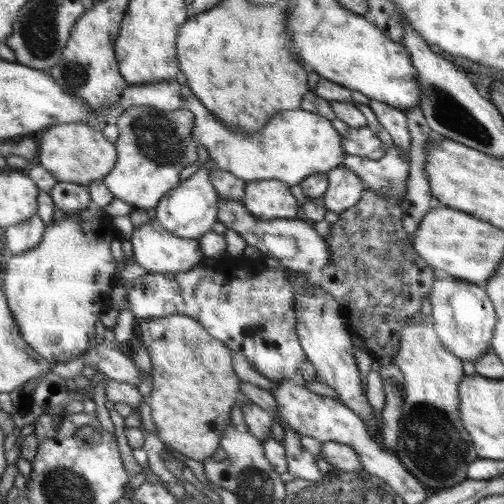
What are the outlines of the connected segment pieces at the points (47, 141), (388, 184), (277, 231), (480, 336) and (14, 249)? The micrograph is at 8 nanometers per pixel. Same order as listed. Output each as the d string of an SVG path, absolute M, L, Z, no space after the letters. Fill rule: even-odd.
M58 124L48 127L37 135L39 165L42 166L57 182L70 182L88 186L104 180L113 171L118 153L116 145L108 142L94 127L87 124Z
M393 144L393 148L384 151L382 158L379 160L369 160L346 153L343 156L343 166L352 170L362 181L366 182L366 189L370 189L371 192L375 192L379 196L385 196L387 199L397 198L401 201L406 187L408 187L409 158L402 157L399 152L401 151L398 151Z
M220 200L217 211L218 222L226 228L235 230L246 240L246 244L255 246L261 253L280 260L283 268L290 271L310 273L311 270L321 270L330 261L330 248L326 240L314 230L311 222L302 217L296 219L256 219L243 206L240 200Z
M437 275L429 294L434 330L440 342L462 362L474 361L492 350L492 335L497 321L493 304L481 285L451 275Z
M40 216L26 220L24 223L5 229L5 244L12 255L28 251L42 242L45 234L45 224Z

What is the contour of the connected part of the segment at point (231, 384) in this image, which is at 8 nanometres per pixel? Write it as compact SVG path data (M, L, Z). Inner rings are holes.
M191 316L149 318L142 324L142 342L152 362L153 388L147 403L156 435L166 447L188 458L208 460L218 448L224 429L232 424L230 411L241 394L240 379L233 369L232 350L209 335Z

